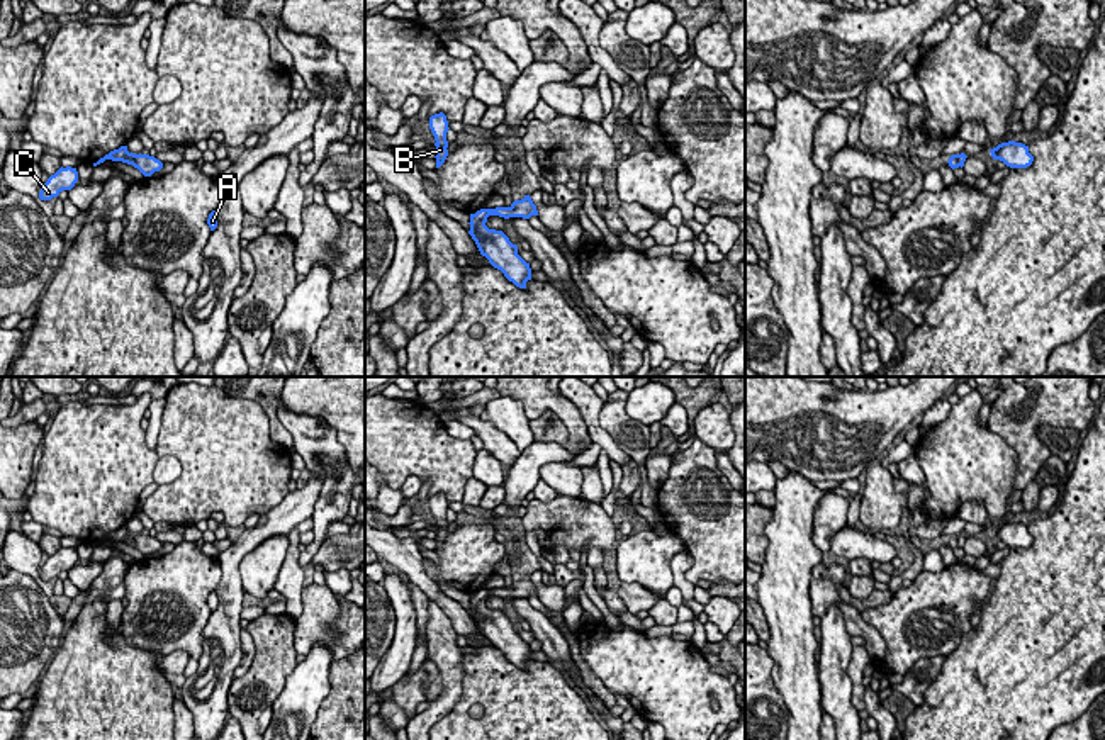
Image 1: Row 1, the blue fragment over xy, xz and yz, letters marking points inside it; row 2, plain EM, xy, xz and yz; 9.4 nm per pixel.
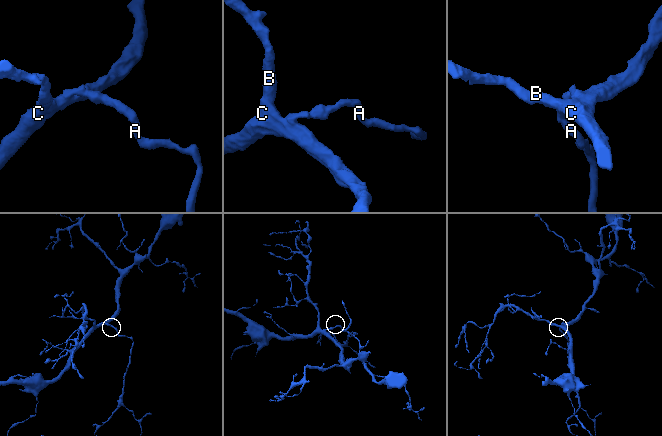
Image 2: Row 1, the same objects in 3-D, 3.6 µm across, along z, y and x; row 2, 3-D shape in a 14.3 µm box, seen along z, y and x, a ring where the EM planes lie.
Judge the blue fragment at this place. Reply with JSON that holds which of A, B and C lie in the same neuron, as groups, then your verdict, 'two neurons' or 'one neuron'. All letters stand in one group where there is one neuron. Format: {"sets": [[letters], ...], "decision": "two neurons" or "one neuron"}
{"sets": [["A", "B", "C"]], "decision": "one neuron"}

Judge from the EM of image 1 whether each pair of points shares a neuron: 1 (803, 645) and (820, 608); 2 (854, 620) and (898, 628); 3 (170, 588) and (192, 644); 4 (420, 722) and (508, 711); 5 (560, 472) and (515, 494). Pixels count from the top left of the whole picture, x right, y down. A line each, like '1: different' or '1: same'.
1: different
2: different
3: same
4: different
5: different

